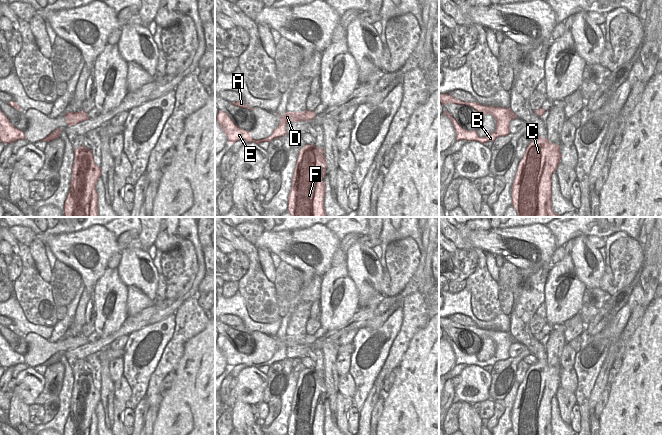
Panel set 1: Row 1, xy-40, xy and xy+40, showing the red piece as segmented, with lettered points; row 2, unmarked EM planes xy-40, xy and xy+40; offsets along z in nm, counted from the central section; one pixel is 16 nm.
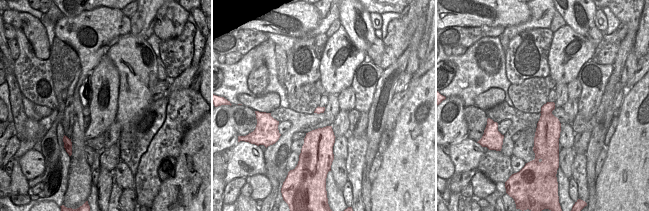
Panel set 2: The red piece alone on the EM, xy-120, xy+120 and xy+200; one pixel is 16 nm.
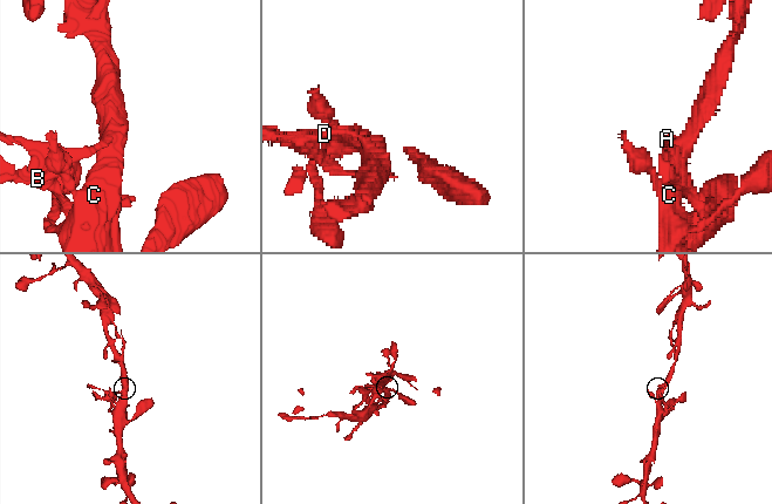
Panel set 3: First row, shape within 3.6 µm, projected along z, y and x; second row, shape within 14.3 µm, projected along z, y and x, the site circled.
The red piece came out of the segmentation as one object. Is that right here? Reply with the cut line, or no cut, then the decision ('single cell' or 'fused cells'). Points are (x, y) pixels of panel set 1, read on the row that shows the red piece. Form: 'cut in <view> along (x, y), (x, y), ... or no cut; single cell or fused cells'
cut in xy+40 along (534, 111), (538, 115); fused cells

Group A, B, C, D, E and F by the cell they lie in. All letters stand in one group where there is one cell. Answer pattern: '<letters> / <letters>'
A B D E / C F

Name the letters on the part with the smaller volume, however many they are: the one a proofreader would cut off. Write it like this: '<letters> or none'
A, B, D, E

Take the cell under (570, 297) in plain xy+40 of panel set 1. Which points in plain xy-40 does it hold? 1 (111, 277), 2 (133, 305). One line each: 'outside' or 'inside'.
1: inside
2: outside

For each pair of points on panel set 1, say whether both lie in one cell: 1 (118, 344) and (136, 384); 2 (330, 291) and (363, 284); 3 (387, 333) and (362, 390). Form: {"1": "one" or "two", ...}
{"1": "two", "2": "two", "3": "one"}

